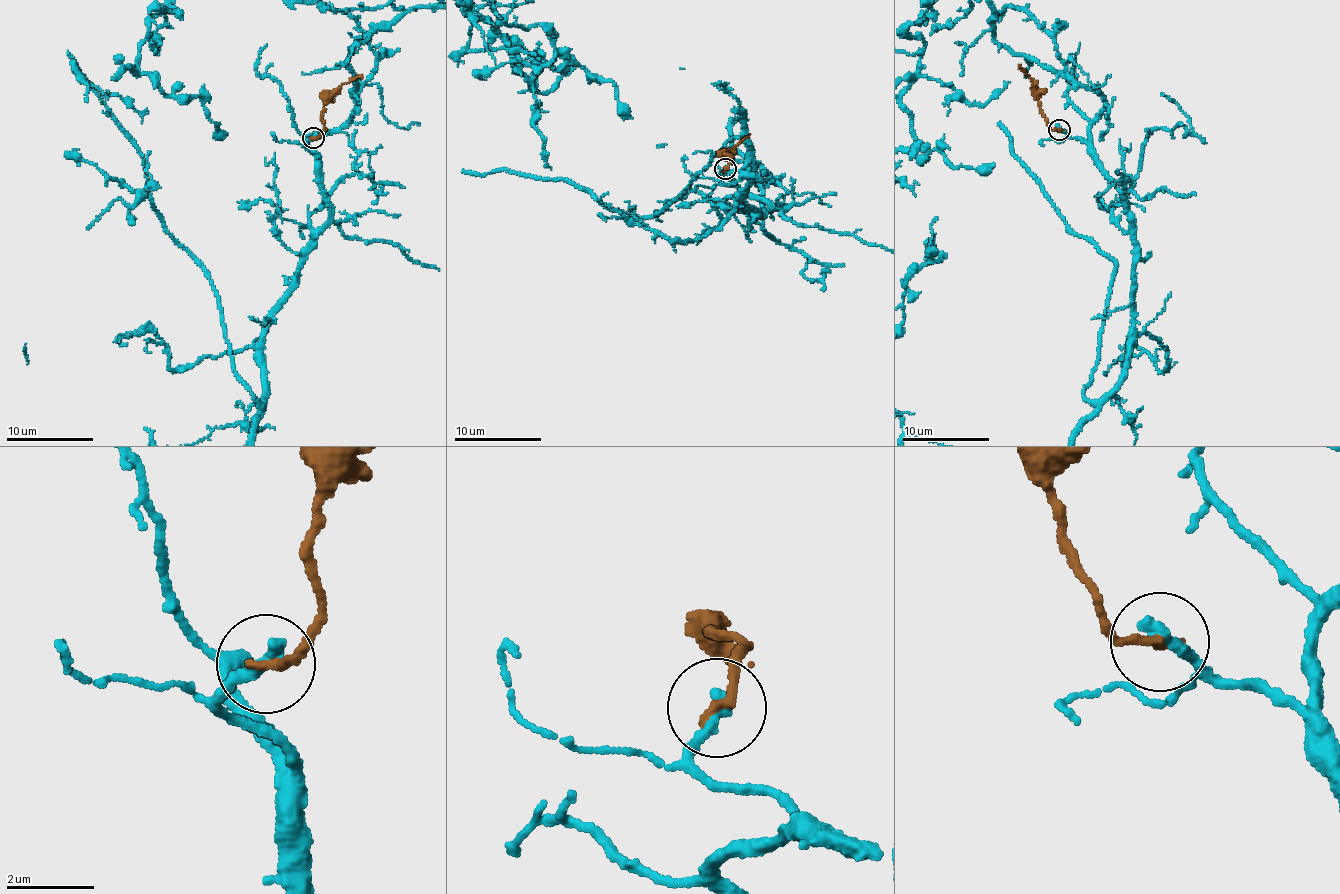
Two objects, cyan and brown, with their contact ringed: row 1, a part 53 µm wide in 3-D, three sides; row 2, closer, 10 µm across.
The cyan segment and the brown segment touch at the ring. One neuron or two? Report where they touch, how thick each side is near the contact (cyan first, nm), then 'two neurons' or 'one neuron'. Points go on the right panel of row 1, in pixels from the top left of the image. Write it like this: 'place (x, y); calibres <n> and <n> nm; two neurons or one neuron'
place (1059, 130); calibres 360 and 240 nm; two neurons

